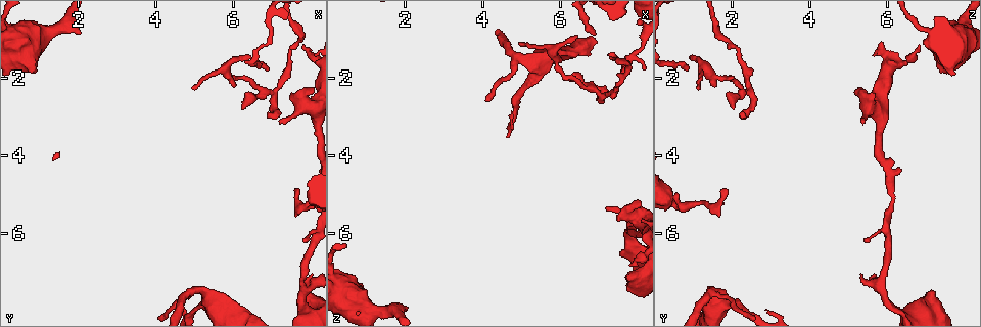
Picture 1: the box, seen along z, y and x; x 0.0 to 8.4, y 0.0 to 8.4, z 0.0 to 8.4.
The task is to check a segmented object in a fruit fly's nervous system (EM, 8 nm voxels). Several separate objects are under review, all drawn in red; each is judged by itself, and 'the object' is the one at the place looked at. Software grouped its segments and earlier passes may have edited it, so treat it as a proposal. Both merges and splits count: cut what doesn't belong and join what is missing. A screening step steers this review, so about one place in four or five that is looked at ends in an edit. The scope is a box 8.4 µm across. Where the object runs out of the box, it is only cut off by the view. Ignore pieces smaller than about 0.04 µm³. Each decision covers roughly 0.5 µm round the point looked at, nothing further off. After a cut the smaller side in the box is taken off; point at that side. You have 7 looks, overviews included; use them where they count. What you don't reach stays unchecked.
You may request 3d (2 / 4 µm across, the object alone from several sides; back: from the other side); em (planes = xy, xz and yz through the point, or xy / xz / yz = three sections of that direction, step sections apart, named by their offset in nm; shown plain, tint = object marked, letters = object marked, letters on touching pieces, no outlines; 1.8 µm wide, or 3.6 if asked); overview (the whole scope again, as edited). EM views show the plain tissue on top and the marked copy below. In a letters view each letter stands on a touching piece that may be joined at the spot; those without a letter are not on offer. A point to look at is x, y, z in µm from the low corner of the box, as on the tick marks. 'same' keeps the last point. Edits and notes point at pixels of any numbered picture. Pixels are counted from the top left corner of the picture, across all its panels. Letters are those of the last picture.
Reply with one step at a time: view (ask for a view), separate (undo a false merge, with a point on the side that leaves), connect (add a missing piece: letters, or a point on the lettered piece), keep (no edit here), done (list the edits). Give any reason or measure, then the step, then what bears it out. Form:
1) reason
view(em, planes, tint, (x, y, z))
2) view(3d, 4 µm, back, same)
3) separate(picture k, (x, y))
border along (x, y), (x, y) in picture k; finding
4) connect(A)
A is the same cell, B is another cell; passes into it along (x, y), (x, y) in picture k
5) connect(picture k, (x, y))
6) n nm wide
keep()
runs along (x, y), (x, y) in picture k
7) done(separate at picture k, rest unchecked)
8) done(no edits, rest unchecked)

abrupt turn
view(3d, 2 µm, (6.90, 2.35, 2.35))

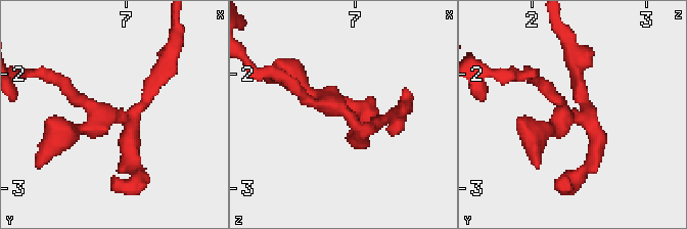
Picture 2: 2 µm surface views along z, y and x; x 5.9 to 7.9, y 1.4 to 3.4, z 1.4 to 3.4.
view(em, yz, step 4, tint, (6.90, 2.38, 2.34))

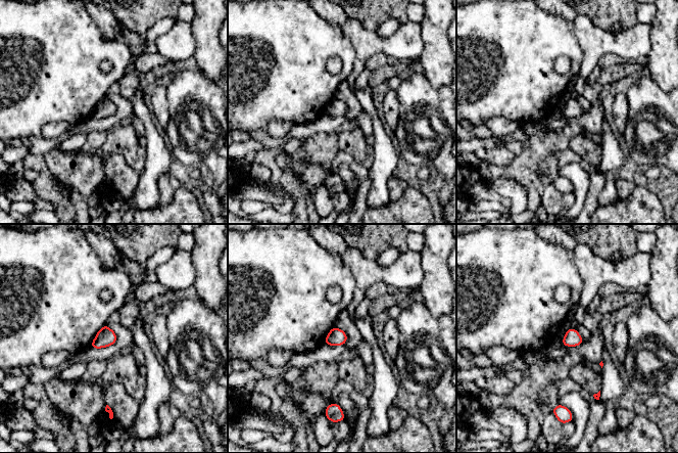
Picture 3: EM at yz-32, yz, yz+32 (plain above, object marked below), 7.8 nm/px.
another direction
view(em, planes, letters, same)

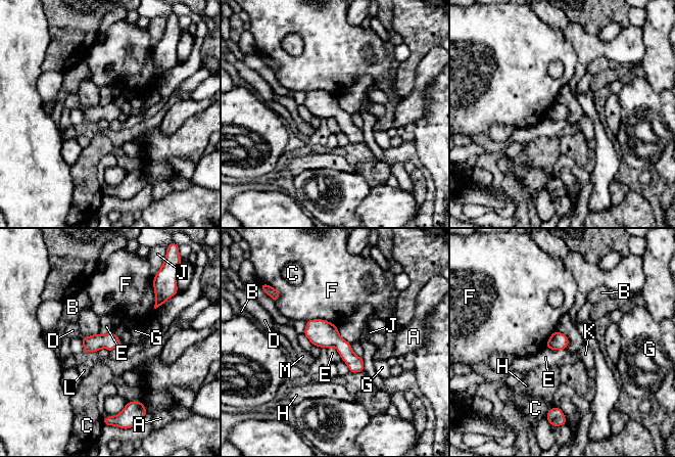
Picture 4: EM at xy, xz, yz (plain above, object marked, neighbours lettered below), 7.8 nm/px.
keep()
A, B, C, D, E, F, G, H, J, K, L and M are other cells; border along (569, 338), (563, 349), (545, 348) in picture 4; continuous, no second neuron

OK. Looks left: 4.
branch stops here
view(3d, 4 µm, (7.80, 1.20, 6.90))

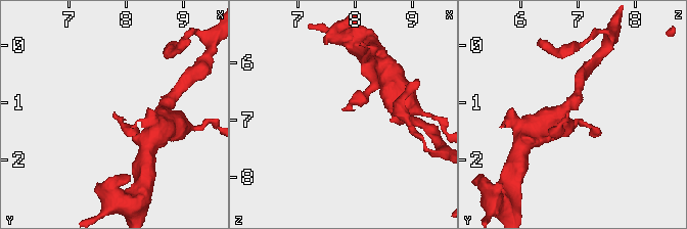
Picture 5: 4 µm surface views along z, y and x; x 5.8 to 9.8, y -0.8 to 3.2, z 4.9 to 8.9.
now the EM
view(em, planes, letters, (7.75, 1.15, 6.80))

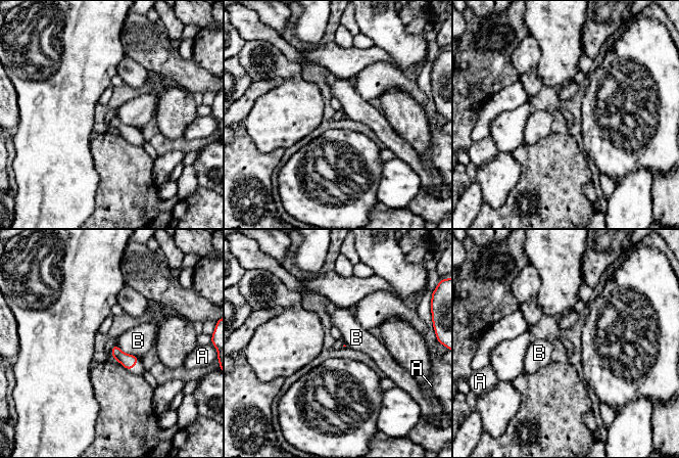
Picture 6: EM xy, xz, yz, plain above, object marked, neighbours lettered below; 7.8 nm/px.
keep()
A and B are other cells; border along (116, 344), (123, 352), (138, 357) in picture 6; none of them fits

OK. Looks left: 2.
thick end
view(em, planes, letters, (7.15, 3.10, 5.35))

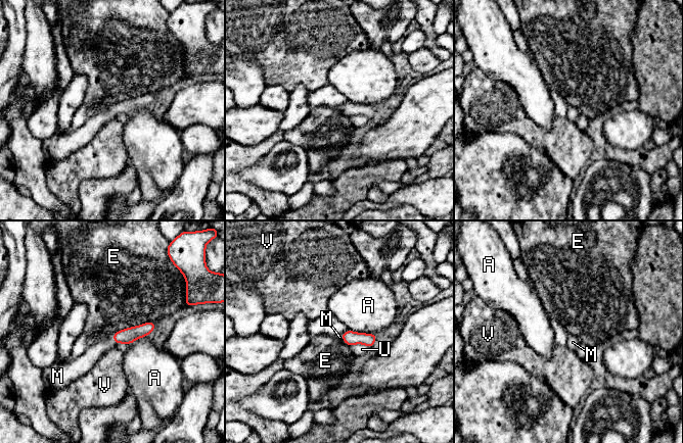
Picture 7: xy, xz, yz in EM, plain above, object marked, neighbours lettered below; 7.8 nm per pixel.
connect(picture 7, (89, 358))
M is the same cell, A, E, U and V are other cells; passes into it along (129, 335), (114, 339), (89, 358) in picture 7; the neuron continues

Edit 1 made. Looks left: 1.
done(connect at picture 7, rest unchecked)

